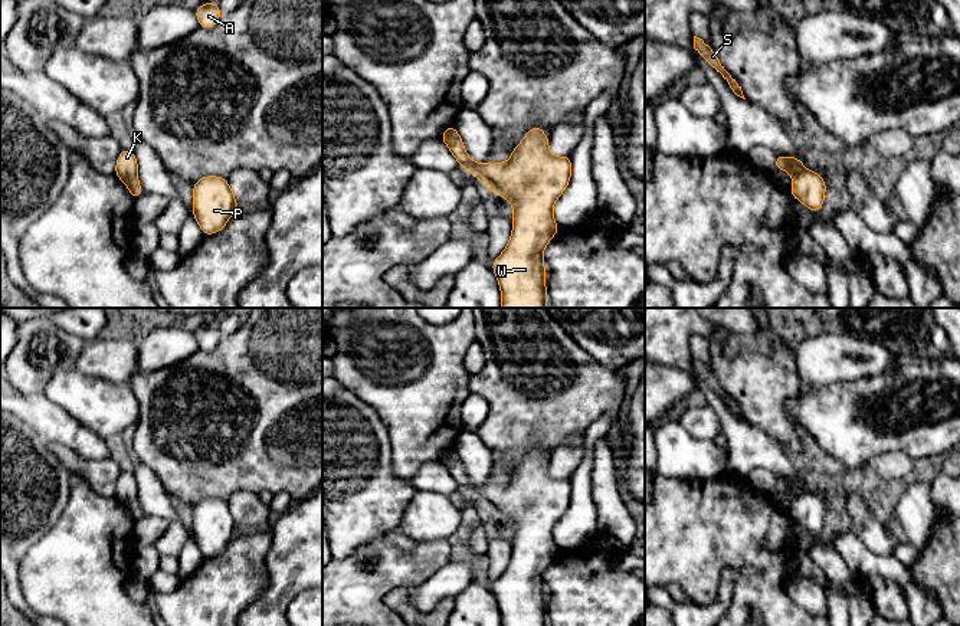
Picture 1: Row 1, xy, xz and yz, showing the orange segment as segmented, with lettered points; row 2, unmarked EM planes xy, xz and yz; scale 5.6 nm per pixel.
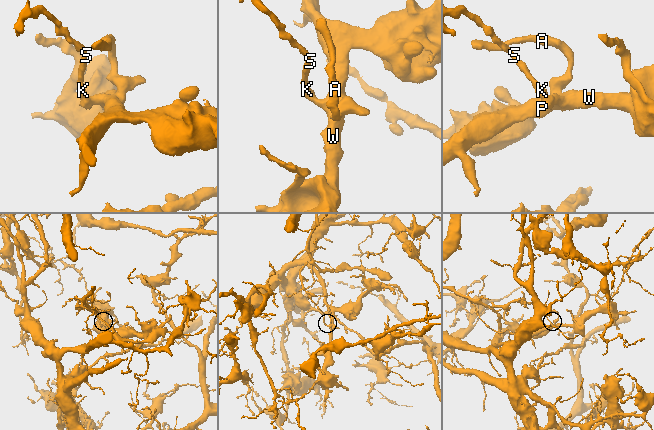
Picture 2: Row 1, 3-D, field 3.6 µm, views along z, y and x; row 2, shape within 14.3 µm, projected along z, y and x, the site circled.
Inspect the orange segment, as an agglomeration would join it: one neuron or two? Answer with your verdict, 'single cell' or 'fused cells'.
fused cells

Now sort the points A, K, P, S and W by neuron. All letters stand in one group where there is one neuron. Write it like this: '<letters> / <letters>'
A P W / K S

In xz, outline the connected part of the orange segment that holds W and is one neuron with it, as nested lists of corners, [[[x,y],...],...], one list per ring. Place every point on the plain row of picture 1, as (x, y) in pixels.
[[[535,448],[511,473],[511,481],[498,486],[472,484],[461,458],[446,466],[461,491],[512,528],[510,564],[491,587],[501,626],[548,626],[543,574],[560,553],[553,528],[573,494],[570,478],[553,478],[548,465],[544,452]]]

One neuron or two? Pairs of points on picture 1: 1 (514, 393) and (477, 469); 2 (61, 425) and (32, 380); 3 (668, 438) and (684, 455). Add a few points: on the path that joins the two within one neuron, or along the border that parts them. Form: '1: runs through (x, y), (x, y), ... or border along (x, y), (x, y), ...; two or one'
1: border along (474, 432), (494, 454), (495, 472); two
2: border along (15, 387), (26, 393), (42, 393); two
3: runs through (672, 442), (680, 451); one

